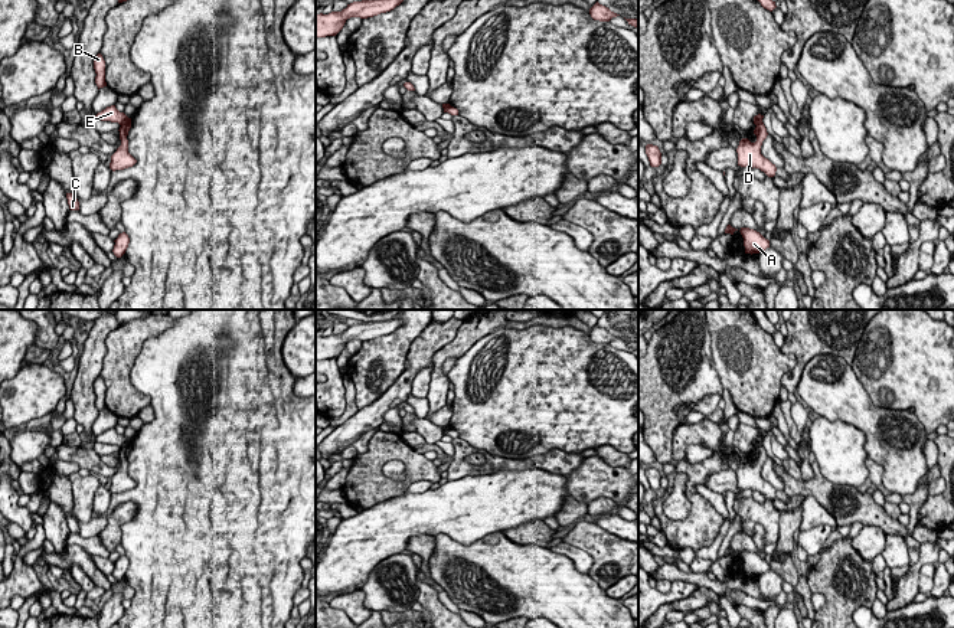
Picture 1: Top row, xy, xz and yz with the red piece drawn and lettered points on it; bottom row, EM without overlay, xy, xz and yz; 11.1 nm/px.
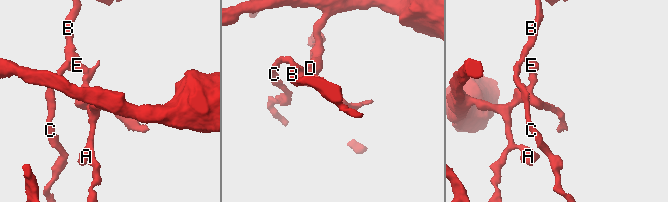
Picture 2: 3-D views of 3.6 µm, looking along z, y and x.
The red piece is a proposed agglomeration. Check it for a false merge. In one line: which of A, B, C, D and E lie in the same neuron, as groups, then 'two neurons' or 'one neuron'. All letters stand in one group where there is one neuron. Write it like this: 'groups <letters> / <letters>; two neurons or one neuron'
groups A D / B C E; two neurons

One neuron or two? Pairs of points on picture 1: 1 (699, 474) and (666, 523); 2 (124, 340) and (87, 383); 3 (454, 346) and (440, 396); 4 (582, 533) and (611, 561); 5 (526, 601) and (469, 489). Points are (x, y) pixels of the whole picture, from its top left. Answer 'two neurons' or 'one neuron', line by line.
1: one neuron
2: two neurons
3: one neuron
4: one neuron
5: two neurons

